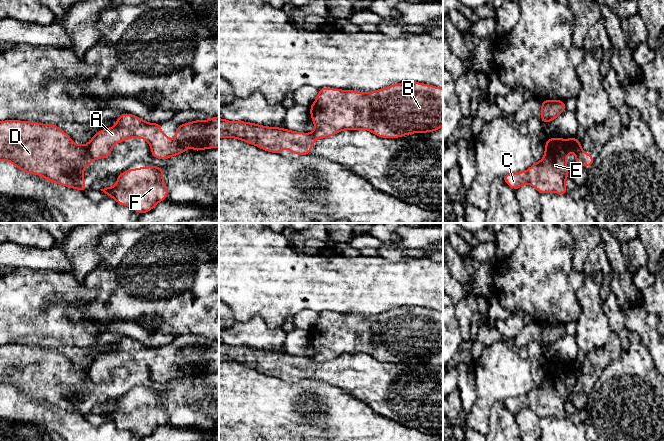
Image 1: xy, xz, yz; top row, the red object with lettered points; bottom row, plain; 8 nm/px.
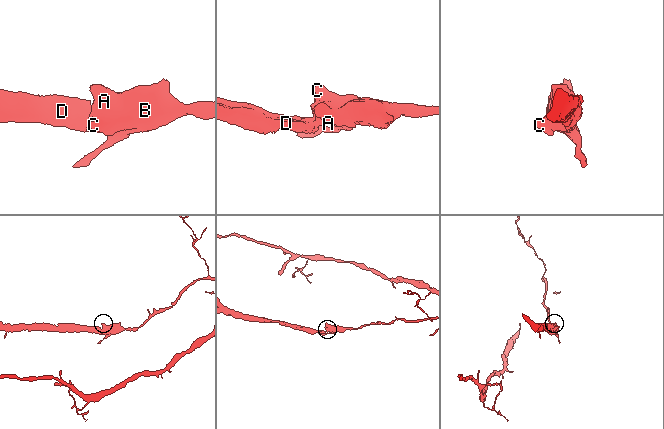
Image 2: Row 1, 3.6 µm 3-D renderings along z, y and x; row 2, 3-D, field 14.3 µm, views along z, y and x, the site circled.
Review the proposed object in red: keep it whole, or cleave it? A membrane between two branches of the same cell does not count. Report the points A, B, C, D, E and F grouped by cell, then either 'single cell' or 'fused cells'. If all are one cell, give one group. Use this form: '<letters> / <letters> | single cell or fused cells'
A B C E F / D | fused cells

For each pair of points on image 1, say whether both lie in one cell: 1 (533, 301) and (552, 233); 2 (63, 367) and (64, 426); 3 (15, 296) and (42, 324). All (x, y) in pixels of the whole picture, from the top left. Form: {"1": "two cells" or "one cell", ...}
{"1": "one cell", "2": "two cells", "3": "one cell"}

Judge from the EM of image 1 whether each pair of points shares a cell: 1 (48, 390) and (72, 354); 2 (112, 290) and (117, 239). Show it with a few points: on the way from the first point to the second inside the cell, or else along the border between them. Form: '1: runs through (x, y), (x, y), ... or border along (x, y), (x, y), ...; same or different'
1: border along (56, 348), (74, 367), (86, 369); different
2: runs through (117, 277), (117, 252); same

